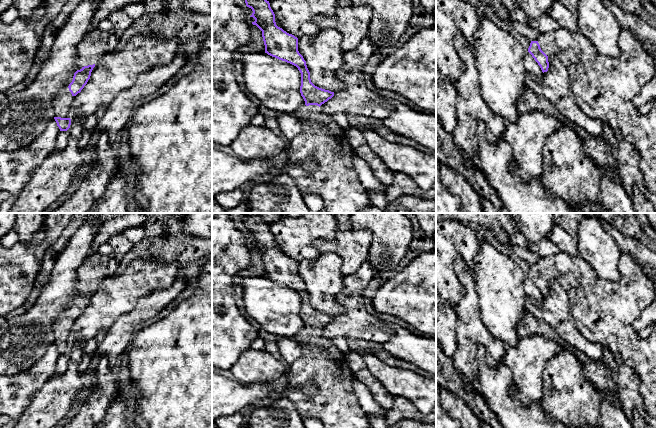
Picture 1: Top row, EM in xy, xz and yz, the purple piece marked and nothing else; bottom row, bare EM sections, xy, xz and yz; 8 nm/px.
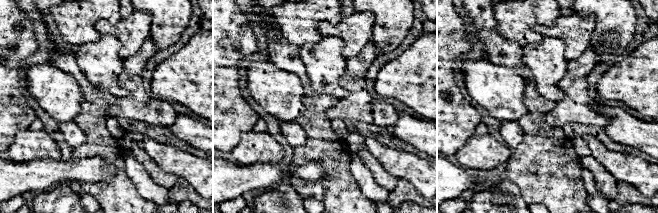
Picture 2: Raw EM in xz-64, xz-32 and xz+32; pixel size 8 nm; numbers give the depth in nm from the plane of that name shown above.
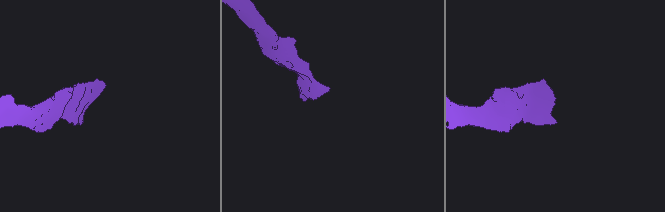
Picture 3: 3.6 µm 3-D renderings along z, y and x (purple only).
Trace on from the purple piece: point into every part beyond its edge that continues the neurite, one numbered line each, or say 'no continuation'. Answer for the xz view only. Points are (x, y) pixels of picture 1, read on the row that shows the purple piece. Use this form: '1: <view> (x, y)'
1: xz (334, 179)

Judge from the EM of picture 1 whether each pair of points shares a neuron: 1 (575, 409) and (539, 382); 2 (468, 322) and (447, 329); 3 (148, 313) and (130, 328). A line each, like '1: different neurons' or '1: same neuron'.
1: different neurons
2: different neurons
3: same neuron

